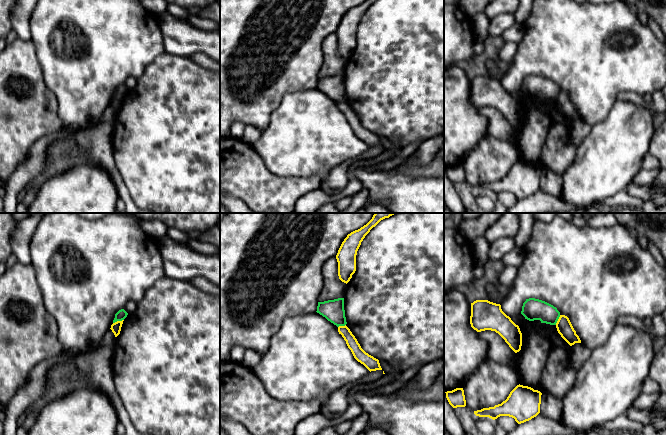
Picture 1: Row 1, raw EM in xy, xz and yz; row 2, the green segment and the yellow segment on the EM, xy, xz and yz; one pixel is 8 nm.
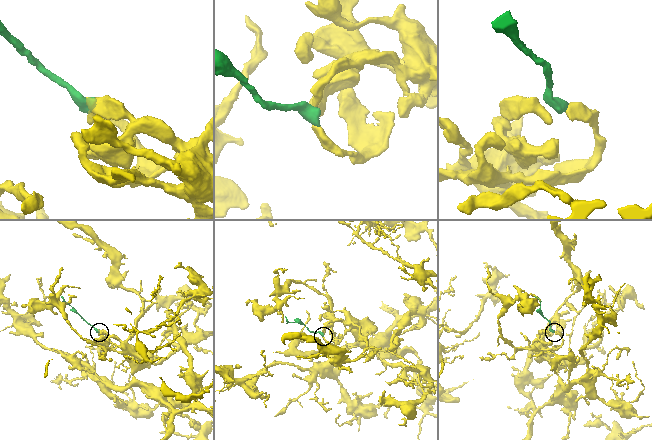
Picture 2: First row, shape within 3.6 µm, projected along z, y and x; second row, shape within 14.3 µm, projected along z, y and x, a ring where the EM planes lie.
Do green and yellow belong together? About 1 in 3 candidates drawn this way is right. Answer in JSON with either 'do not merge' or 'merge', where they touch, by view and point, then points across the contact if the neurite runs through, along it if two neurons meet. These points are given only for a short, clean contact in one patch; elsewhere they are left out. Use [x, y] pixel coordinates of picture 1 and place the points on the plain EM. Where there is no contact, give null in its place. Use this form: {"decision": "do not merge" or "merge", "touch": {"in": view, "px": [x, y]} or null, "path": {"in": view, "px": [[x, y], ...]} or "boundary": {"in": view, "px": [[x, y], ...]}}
{"decision": "do not merge", "touch": {"in": "xy", "px": [118, 96]}, "boundary": {"in": "xy", "px": [[123, 95], [113, 99]]}}

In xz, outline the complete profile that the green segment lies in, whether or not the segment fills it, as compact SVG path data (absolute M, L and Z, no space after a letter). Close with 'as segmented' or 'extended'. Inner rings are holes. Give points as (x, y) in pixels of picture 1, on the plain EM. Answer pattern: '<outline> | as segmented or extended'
M344 74L318 78L316 88L337 103L347 100L344 86Z | as segmented

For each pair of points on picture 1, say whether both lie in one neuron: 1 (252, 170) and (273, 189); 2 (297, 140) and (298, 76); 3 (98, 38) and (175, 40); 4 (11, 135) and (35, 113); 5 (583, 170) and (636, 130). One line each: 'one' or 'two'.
1: one
2: two
3: two
4: one
5: one

